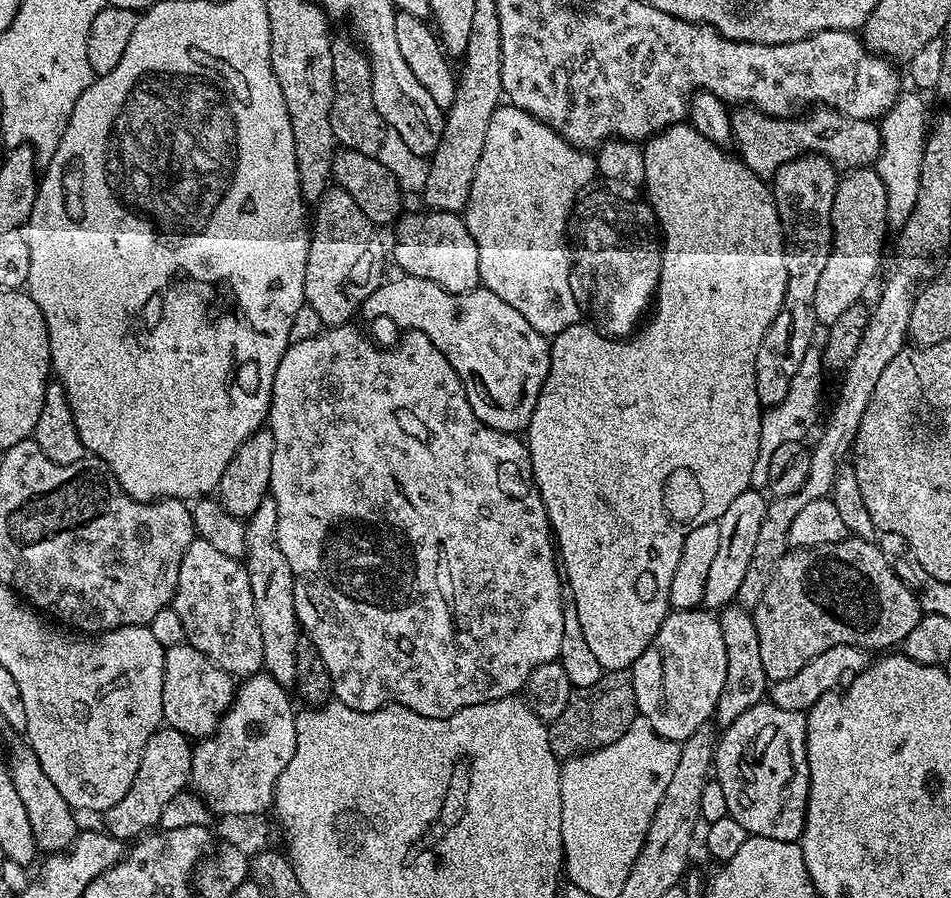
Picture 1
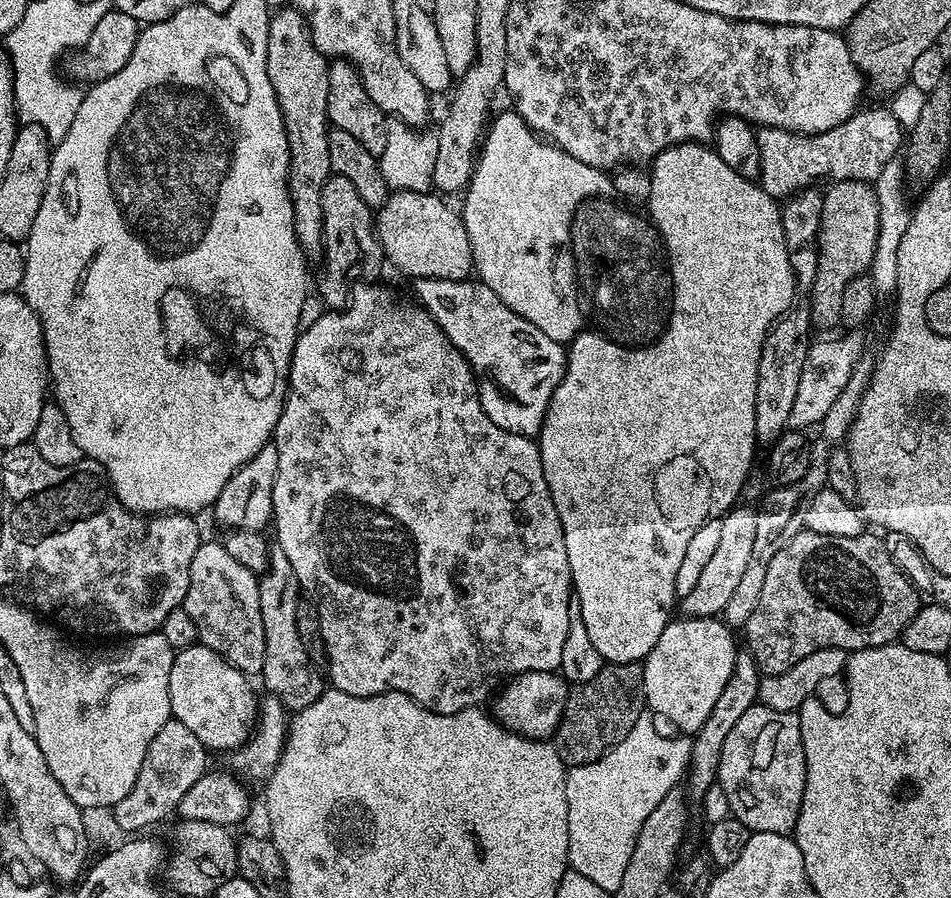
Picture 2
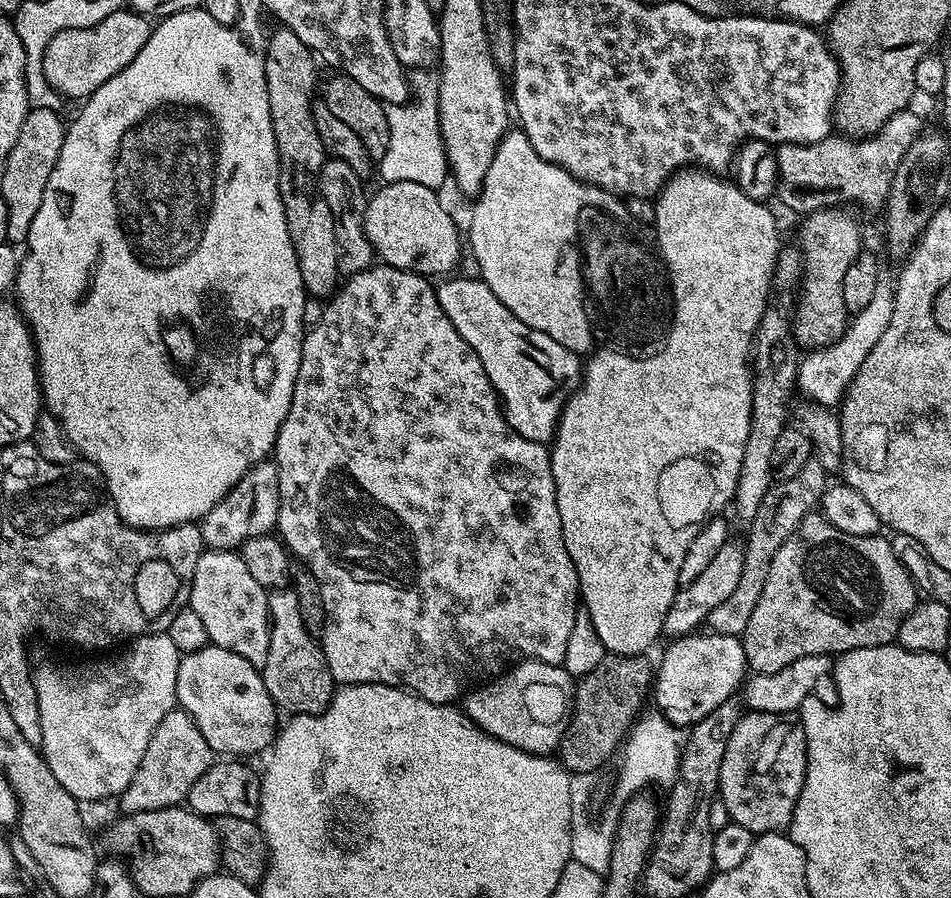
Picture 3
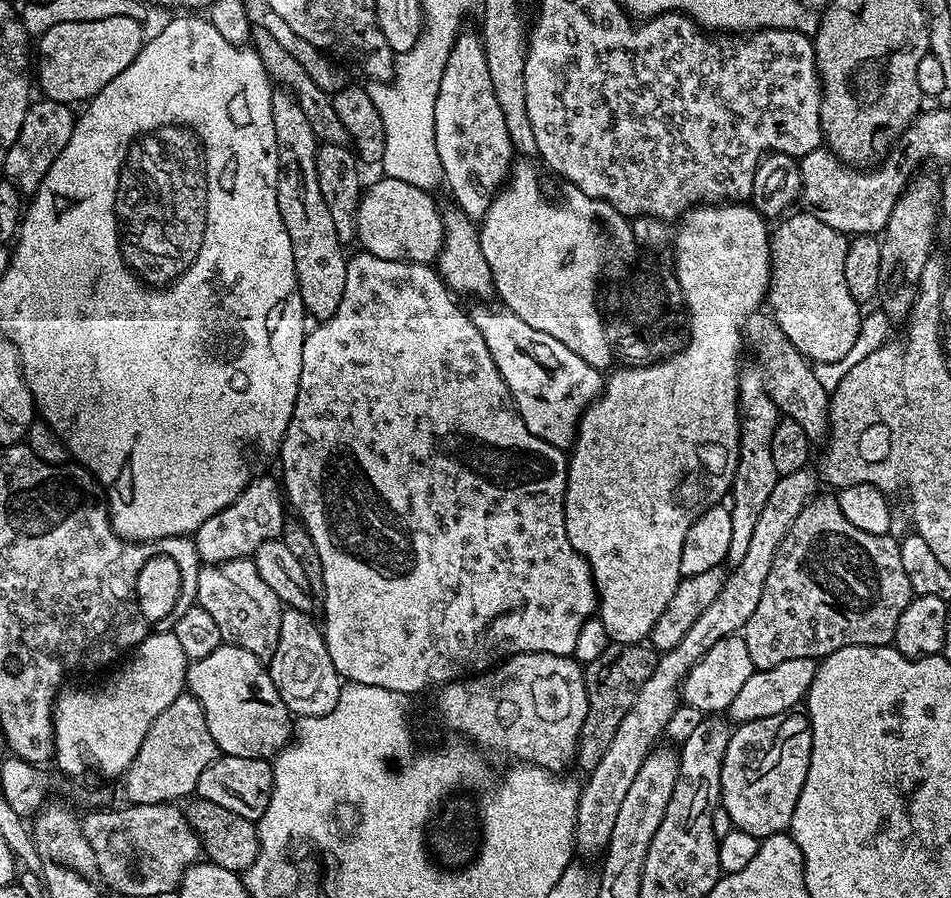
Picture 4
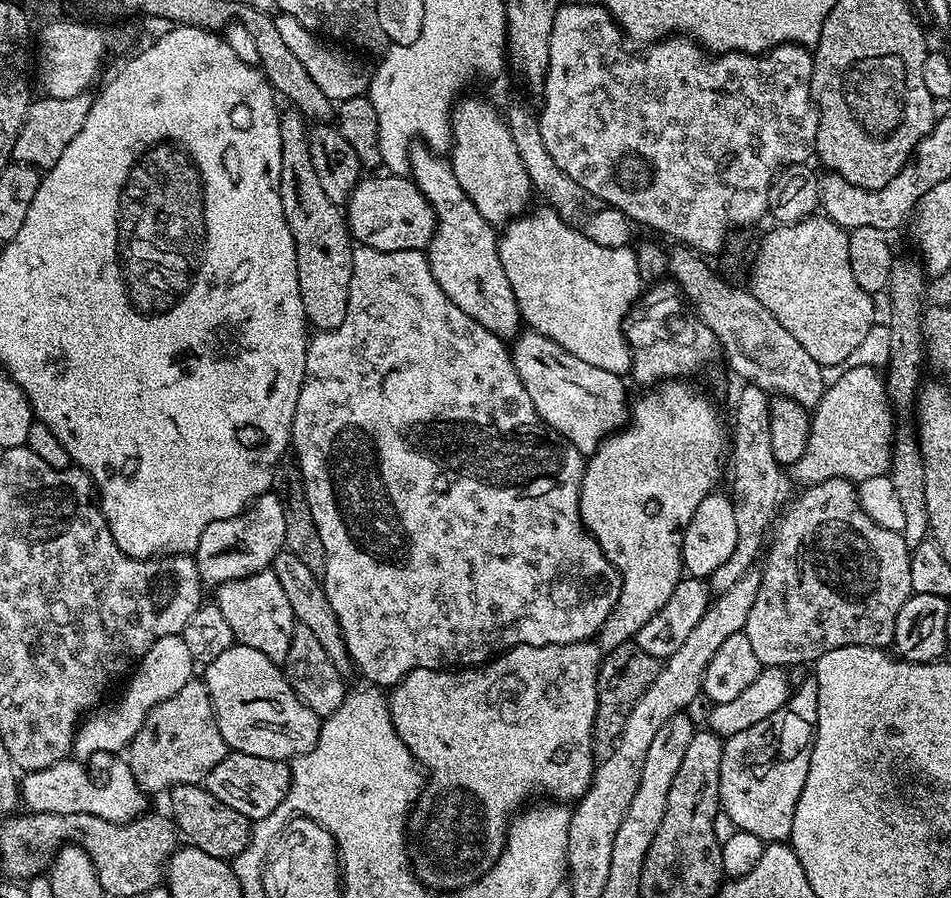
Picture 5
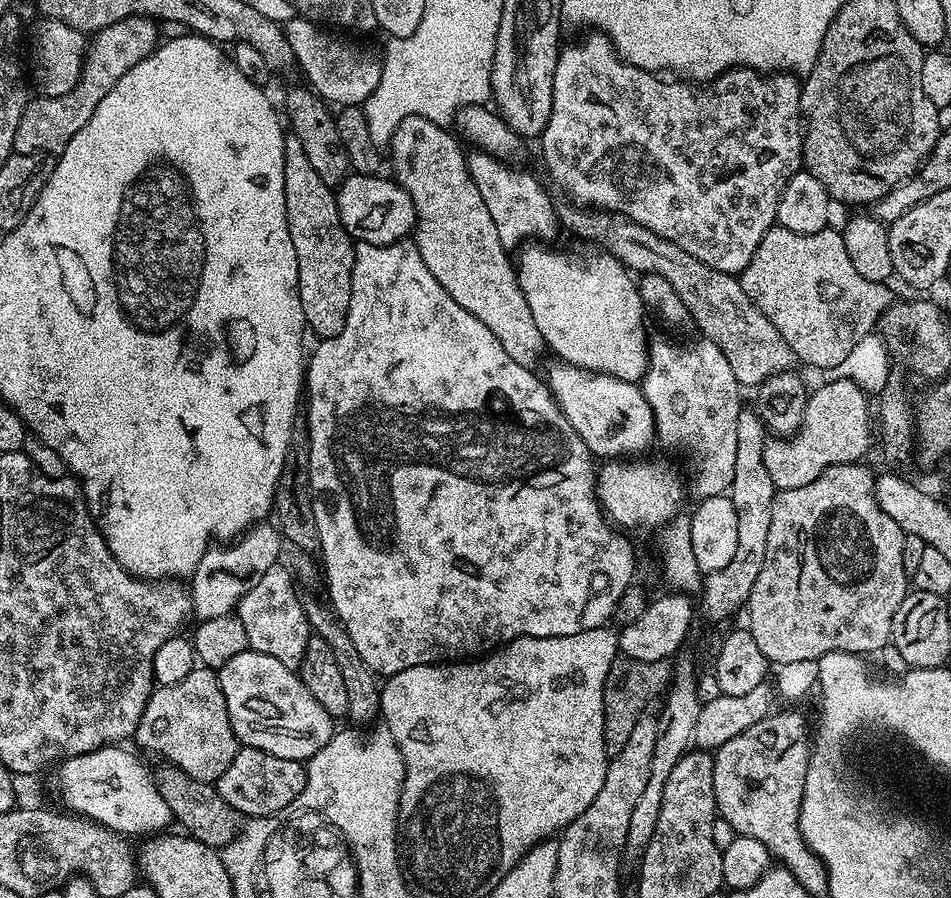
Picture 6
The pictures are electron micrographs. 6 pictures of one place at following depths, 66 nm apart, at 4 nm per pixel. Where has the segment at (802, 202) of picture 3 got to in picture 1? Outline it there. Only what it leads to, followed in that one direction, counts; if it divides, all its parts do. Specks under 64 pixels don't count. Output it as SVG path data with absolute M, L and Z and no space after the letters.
M736 106L731 109L732 139L738 151L739 159L753 174L761 178L771 178L786 162L805 154L825 156L833 164L844 170L867 168L880 155L881 129L871 120L850 120L841 118L831 110L808 110L805 116L767 116L758 108Z

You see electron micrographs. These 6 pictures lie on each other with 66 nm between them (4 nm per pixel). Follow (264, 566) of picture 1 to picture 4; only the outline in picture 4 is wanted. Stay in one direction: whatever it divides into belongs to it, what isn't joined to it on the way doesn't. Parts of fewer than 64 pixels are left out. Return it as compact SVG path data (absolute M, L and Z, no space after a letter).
M284 608L278 650L267 665L274 686L278 686L278 694L296 718L330 714L330 710L338 706L338 694L342 687L342 678L338 670L334 670L334 662L330 662L330 650L324 641L321 625L317 621L315 624L312 618L309 613Z

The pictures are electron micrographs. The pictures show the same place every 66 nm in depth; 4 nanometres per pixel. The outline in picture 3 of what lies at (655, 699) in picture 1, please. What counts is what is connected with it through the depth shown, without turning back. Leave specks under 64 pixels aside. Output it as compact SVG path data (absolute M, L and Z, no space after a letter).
M709 631L707 633L708 636L700 636L700 635L701 634L693 634L691 636L681 636L679 638L673 639L671 641L671 643L669 643L672 645L670 645L669 648L665 650L664 657L661 658L660 664L659 664L659 660L658 660L658 667L655 669L655 672L654 672L654 700L655 700L655 696L656 696L655 707L657 709L659 709L659 711L664 713L665 720L670 720L670 721L672 721L673 724L675 724L677 726L688 726L688 725L697 724L697 722L699 722L699 720L701 720L702 718L706 718L706 714L710 714L710 710L718 710L718 706L722 706L722 702L726 702L727 700L733 699L733 697L735 697L737 695L738 689L741 687L741 685L743 685L745 683L746 673L749 671L748 663L746 662L746 654L744 653L744 642L743 642L743 639L741 639L741 637L727 636L726 634L718 634L717 632L713 632L713 631Z

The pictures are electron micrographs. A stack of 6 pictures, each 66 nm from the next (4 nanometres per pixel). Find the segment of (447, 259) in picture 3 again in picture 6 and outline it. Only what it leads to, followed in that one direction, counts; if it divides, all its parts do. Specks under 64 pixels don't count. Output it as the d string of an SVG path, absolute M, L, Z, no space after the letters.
M349 174L335 189L336 205L338 206L338 214L342 218L342 227L345 228L353 241L361 244L373 244L374 246L386 246L413 235L416 227L414 202L410 198L410 194L406 194L402 185L396 183L395 179L385 176L384 174L374 176Z

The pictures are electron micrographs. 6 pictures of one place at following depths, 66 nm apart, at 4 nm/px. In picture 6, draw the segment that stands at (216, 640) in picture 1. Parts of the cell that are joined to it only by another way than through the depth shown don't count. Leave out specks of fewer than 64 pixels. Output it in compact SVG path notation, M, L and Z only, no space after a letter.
M280 562L258 578L256 585L236 605L234 615L242 622L242 630L246 630L251 651L270 654L270 658L278 658L278 662L290 669L299 665L306 654L308 640L314 635L304 613L304 600L296 593L291 574Z

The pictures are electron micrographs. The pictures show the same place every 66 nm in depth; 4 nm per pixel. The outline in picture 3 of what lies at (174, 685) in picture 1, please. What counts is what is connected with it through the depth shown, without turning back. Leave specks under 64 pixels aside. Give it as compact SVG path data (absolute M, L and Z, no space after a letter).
M214 643L199 652L181 655L176 703L190 713L213 753L221 757L248 758L244 756L271 749L276 739L278 705L272 701L270 690L266 690L261 669L246 662L242 654L222 650Z

